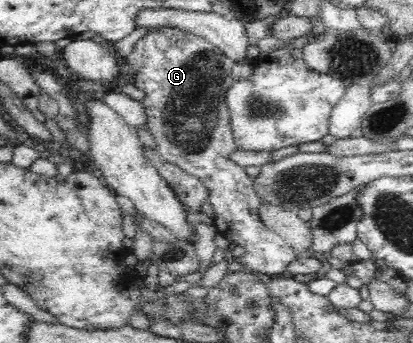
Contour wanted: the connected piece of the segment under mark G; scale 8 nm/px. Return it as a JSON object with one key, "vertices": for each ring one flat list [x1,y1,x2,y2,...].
{"vertices":[[177,27,149,31,126,57,135,71,130,81,145,91,143,110,157,152,167,162,179,166,208,189,206,202,214,208,213,226,230,242,245,247,238,264,266,276,286,275,288,265,299,254,259,218,259,199,254,178,232,160,237,145,232,135,232,113,227,94,232,89,233,60,201,36]]}

